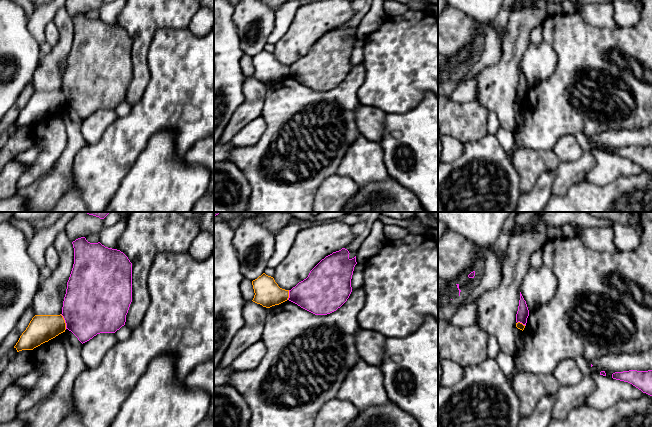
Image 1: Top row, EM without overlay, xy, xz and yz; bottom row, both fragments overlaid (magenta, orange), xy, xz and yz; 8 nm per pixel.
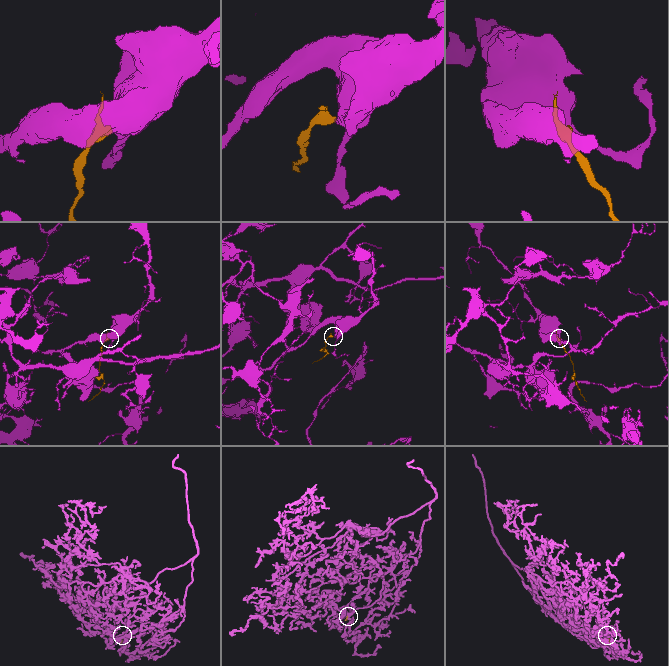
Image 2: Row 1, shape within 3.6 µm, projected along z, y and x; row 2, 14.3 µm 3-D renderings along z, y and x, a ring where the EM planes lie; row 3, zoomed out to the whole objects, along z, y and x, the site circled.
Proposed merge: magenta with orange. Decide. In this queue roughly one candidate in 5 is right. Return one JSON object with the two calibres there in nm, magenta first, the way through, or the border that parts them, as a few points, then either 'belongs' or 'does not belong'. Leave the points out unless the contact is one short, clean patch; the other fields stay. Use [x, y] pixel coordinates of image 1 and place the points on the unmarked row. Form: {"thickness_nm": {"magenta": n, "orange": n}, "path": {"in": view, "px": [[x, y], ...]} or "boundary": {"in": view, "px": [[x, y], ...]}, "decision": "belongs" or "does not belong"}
{"thickness_nm": {"magenta": 460, "orange": 220}, "boundary": {"in": "xy", "px": [[60, 90], [66, 104]]}, "decision": "does not belong"}

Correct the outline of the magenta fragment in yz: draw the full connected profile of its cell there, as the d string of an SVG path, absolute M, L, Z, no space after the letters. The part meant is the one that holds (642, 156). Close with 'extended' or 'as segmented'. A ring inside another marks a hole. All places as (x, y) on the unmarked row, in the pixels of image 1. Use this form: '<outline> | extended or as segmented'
M629 146L623 148L615 148L612 150L612 154L628 158L641 166L643 169L652 172L652 146Z | as segmented

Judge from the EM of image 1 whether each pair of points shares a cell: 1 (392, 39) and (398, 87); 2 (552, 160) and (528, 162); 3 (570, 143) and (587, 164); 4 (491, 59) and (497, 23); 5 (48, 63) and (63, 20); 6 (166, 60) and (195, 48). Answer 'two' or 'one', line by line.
1: one
2: one
3: two
4: one
5: one
6: one

